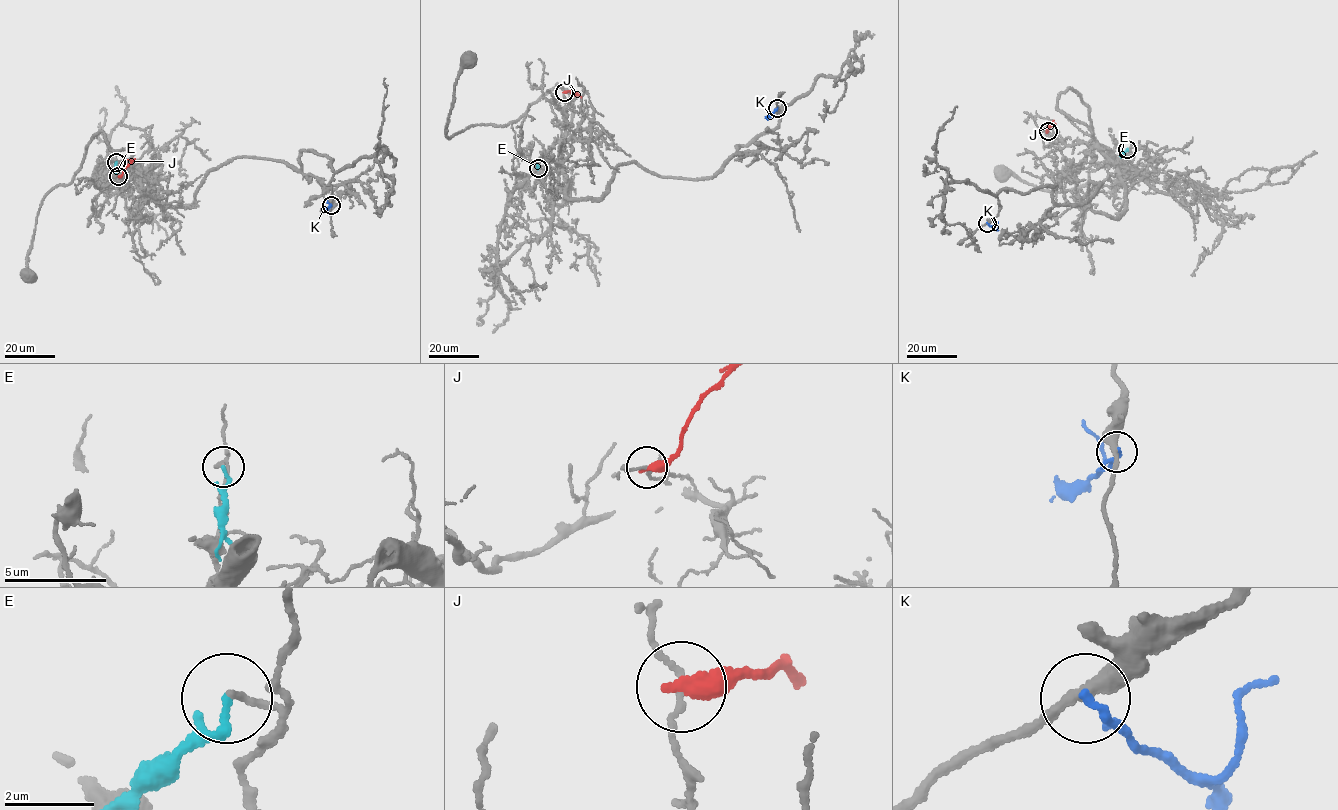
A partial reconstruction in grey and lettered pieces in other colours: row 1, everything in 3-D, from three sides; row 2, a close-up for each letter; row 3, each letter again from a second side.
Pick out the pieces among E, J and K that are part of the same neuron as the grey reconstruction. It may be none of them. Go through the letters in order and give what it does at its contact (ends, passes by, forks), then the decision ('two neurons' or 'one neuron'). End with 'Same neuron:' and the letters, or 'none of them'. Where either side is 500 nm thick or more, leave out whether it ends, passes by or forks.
E: it ends there; two neurons
J: it ends there; two neurons
K: it ends there; two neurons
Same neuron: none of them

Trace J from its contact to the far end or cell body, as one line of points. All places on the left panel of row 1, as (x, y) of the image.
J: (118, 176), (132, 161), (127, 159)

